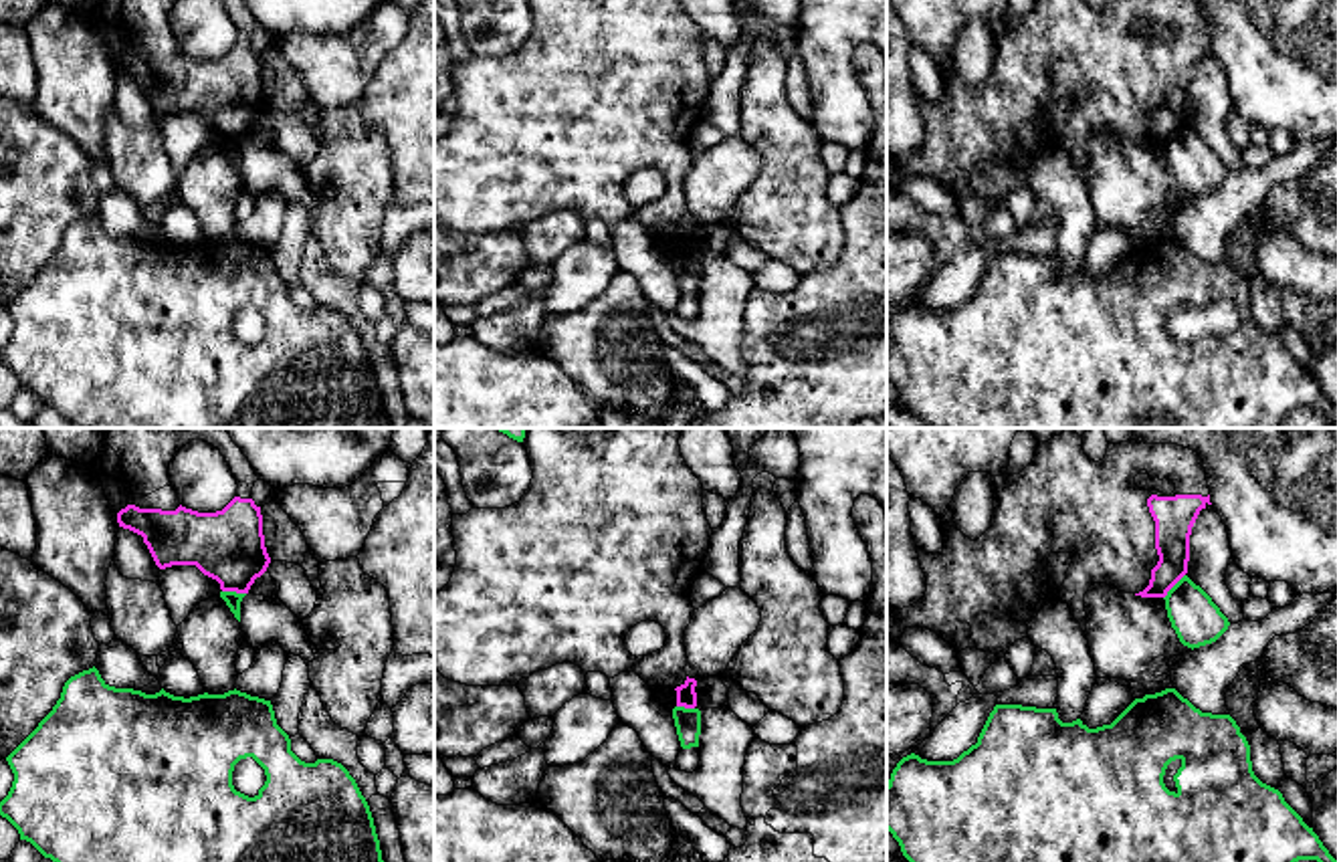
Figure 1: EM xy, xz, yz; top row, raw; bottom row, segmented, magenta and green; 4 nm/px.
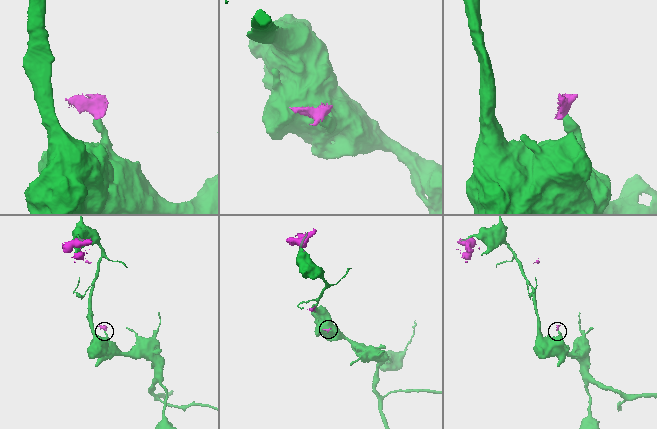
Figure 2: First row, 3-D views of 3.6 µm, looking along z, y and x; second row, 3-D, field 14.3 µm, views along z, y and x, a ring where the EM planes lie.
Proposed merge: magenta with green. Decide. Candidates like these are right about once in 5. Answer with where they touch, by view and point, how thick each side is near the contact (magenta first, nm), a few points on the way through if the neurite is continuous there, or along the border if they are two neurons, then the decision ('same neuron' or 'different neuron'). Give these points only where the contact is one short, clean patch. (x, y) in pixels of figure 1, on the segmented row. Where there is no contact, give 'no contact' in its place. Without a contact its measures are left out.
xy (235, 590) | 280/70 nm | along xy (223, 590), (245, 594) | different neuron

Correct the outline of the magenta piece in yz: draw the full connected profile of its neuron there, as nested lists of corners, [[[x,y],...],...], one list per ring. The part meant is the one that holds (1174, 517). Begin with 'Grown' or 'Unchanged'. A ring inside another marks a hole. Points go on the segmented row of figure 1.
Grown. [[[1066,428],[1060,436],[1040,442],[1032,462],[1020,474],[1004,472],[996,476],[992,527],[978,541],[971,541],[955,527],[945,527],[941,555],[917,547],[927,591],[909,608],[895,610],[887,606],[889,640],[901,644],[907,628],[927,628],[957,652],[978,648],[1004,658],[1014,642],[1028,638],[1028,624],[1052,600],[1066,602],[1070,614],[1087,632],[1085,594],[1093,583],[1107,583],[1141,598],[1167,596],[1188,573],[1192,527],[1200,511],[1210,505],[1206,468],[1198,452],[1177,444],[1127,440],[1109,444],[1105,458],[1095,462],[1083,450],[1083,436]],[[1137,474],[1159,480],[1169,478],[1175,491],[1169,497],[1159,491],[1141,491],[1135,484]],[[1052,553],[1068,553],[1072,559],[1064,583],[1056,589],[1048,581],[1048,557]]]

